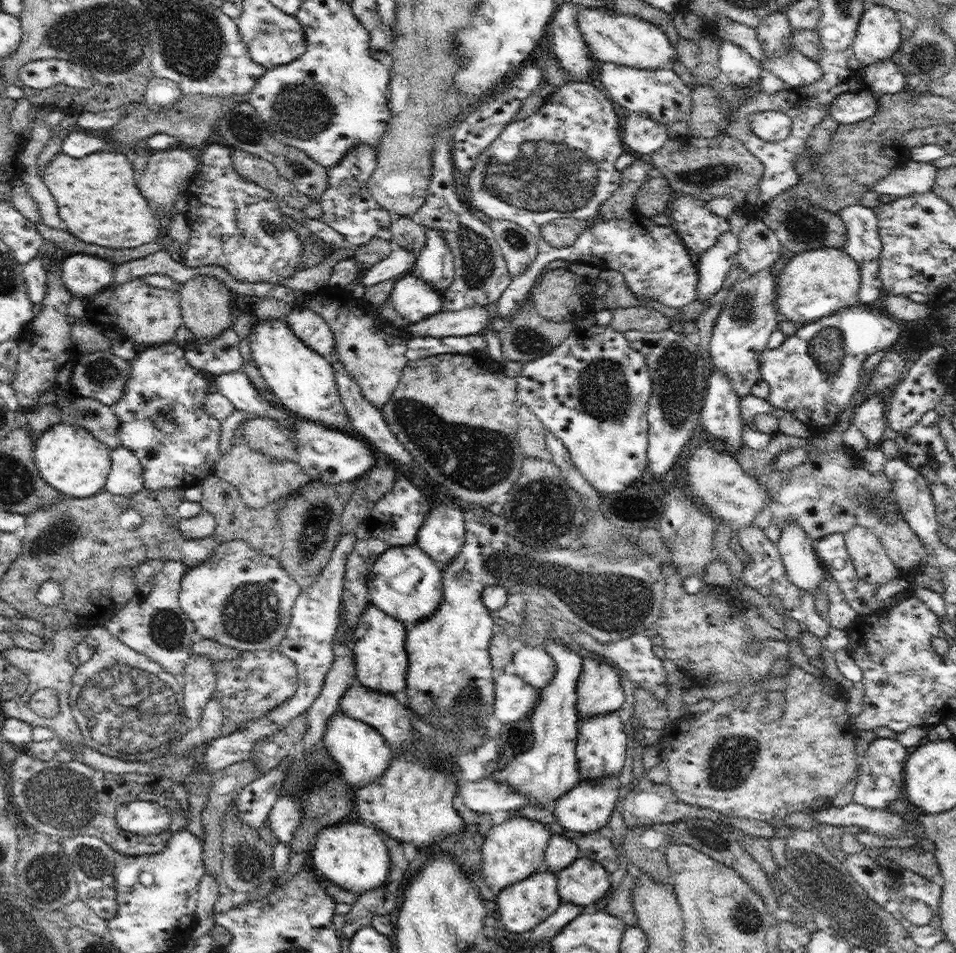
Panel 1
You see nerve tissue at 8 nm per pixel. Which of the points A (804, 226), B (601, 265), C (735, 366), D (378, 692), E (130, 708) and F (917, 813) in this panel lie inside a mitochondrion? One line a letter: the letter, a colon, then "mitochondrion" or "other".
A: mitochondrion
B: other
C: other
D: other
E: mitochondrion
F: other

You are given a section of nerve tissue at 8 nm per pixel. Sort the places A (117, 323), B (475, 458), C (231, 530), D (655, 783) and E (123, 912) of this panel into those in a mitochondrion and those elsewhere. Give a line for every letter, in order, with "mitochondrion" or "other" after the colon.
A: other
B: mitochondrion
C: other
D: other
E: other

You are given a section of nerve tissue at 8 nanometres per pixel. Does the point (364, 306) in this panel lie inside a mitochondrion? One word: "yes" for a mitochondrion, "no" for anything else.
no

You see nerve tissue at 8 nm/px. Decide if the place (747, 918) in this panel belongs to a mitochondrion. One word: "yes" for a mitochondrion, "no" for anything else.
yes

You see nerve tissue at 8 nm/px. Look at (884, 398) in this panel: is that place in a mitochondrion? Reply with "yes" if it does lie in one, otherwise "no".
no

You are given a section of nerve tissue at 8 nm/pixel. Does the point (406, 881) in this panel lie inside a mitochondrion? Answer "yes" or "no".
no

